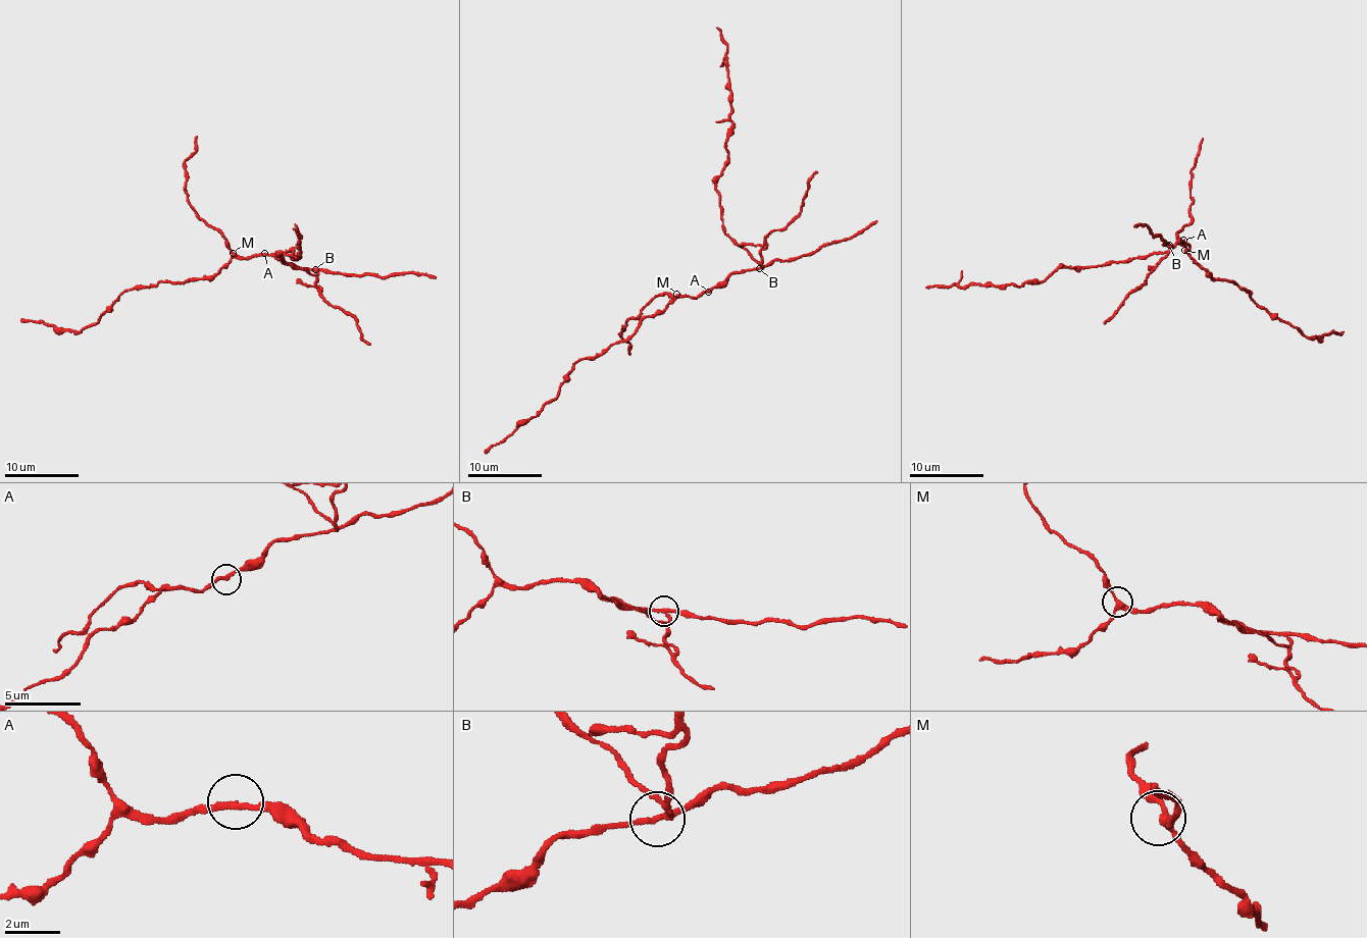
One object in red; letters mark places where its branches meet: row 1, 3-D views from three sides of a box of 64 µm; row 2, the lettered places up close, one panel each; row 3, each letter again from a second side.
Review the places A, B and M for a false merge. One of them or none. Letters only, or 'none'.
B

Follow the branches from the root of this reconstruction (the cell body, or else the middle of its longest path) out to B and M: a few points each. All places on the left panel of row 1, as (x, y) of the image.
B: (272, 256), (314, 270)
M: (272, 256), (236, 258), (233, 253)

